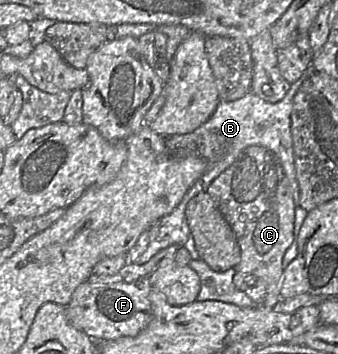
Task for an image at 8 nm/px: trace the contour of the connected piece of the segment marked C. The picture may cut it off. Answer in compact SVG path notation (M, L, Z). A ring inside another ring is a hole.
M249 146L205 192L213 198L237 238L241 258L235 266L236 271L253 274L265 281L267 290L261 306L273 309L282 299L283 257L294 240L297 207L279 158L266 147Z

